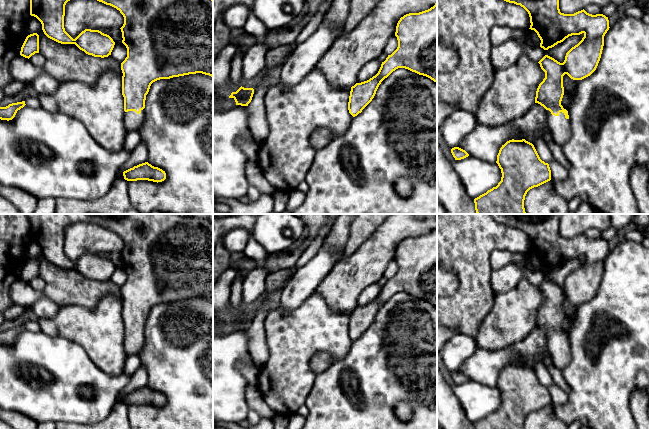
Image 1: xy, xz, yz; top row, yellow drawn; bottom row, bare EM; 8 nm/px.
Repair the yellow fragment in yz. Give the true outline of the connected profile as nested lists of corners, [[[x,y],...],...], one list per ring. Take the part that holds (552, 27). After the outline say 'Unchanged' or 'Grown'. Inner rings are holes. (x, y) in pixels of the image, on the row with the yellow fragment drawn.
[[[504,0],[523,7],[530,17],[530,28],[534,30],[541,40],[540,47],[544,50],[554,47],[572,35],[584,34],[582,40],[572,47],[565,56],[563,63],[545,55],[538,63],[545,72],[545,78],[539,84],[535,103],[546,109],[546,117],[550,126],[550,133],[556,144],[562,146],[571,135],[568,111],[563,108],[561,101],[564,95],[563,76],[567,74],[573,80],[582,80],[590,76],[597,68],[601,58],[604,36],[609,30],[609,20],[603,14],[592,15],[584,9],[574,14],[560,12],[559,0]]]. Grown

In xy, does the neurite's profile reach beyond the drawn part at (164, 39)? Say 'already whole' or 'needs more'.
needs more

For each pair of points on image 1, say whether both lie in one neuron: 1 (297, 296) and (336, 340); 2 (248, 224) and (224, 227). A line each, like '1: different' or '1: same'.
1: different
2: same

